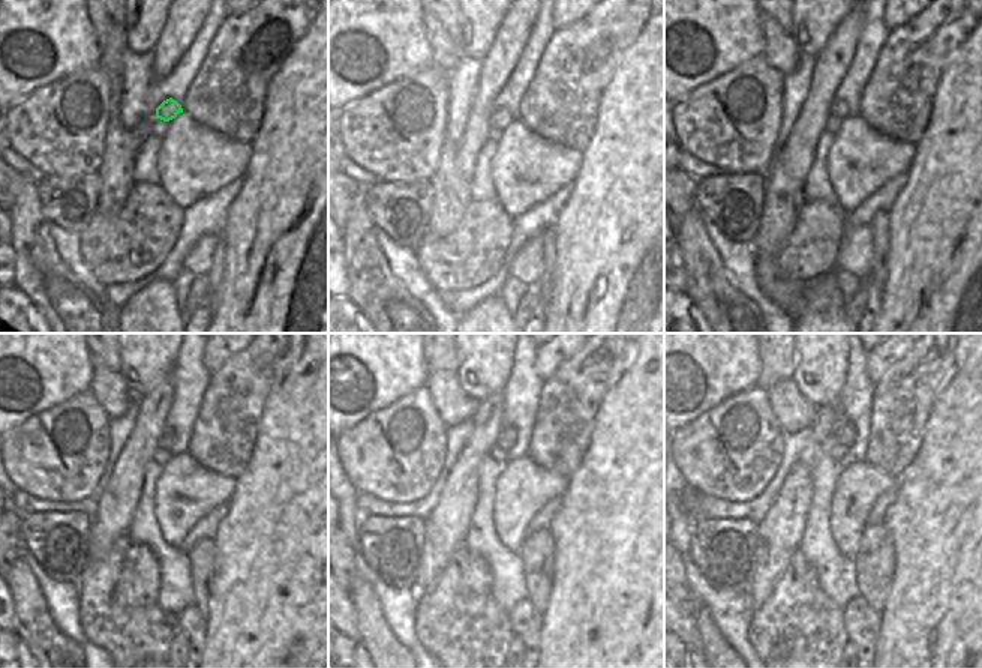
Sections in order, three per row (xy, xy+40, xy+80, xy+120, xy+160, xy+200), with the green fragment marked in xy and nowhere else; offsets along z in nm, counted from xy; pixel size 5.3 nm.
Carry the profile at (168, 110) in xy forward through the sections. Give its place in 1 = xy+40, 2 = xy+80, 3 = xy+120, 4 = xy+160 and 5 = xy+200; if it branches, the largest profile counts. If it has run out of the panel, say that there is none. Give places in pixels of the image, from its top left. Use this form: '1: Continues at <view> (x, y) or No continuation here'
1: Continues at xy+40 (501, 114)
2: Continues at xy+80 (838, 108)
3: Continues at xy+120 (165, 442)
4: Continues at xy+160 (505, 439)
5: Continues at xy+200 (844, 436)

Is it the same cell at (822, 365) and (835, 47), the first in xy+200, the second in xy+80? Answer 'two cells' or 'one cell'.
two cells

